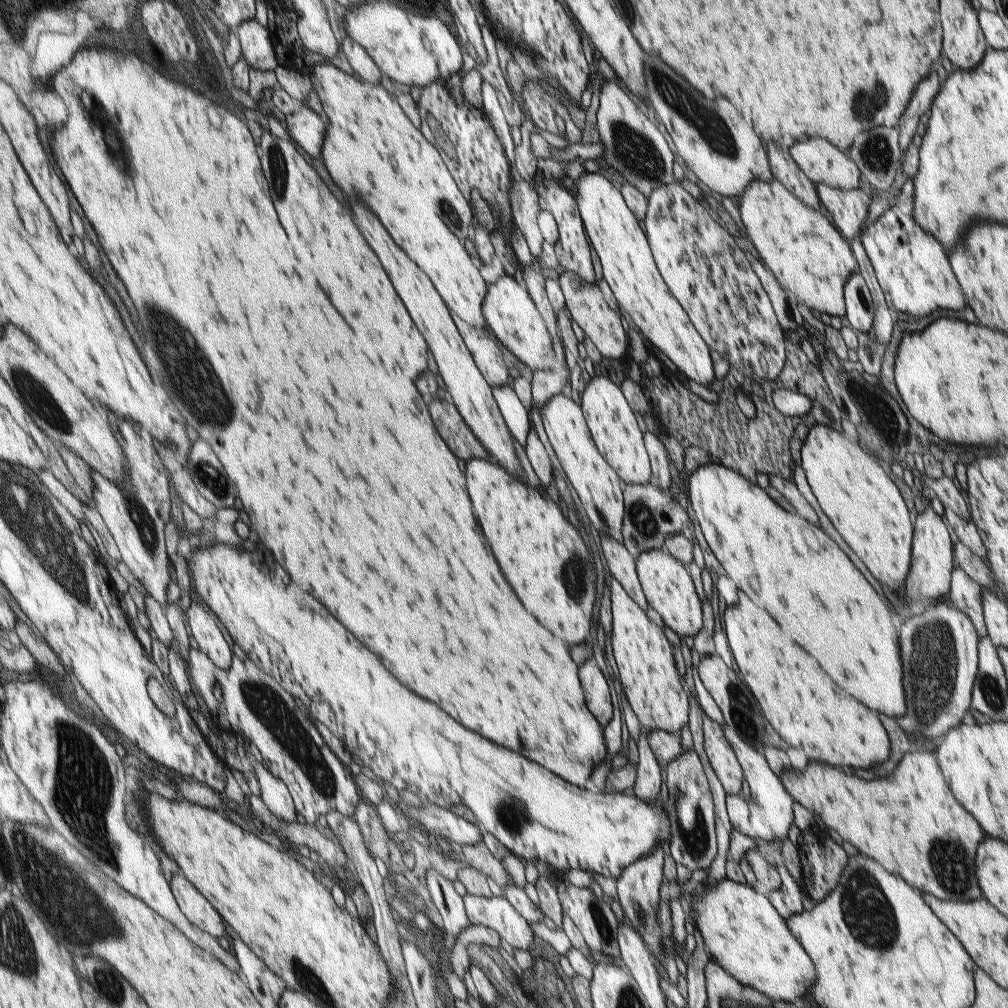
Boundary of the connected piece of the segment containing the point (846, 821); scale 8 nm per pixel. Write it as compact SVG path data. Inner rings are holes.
M928 750L906 752L902 762L892 770L892 774L882 778L880 782L864 782L858 776L848 776L844 772L846 770L839 767L809 761L806 770L800 774L792 768L784 770L782 784L785 784L786 790L790 796L794 796L794 800L798 800L812 816L818 816L827 827L836 831L843 841L848 840L860 852L866 852L866 856L874 856L874 860L886 864L890 872L906 876L906 880L910 880L914 888L922 888L922 892L930 892L946 902L970 902L983 897L976 880L974 856L978 844L984 838L984 830L980 828L976 818L954 798L934 756Z

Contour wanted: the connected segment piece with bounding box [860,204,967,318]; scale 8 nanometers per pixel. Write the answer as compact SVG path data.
M891 205L876 222L861 233L860 241L872 263L876 278L884 293L891 314L908 314L922 318L938 310L962 310L965 296L952 262L942 244L928 232L924 232L913 215L904 214L899 205Z

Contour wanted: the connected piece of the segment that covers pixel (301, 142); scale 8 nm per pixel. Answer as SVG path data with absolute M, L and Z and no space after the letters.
M301 103L296 114L288 117L288 132L291 138L304 150L308 156L322 156L322 146L328 134L327 115L322 116L310 106Z

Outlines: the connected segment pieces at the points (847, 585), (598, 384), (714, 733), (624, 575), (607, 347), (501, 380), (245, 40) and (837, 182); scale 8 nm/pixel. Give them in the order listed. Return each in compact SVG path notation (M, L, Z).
M716 460L700 466L692 476L688 479L689 499L692 504L692 512L698 518L700 530L712 549L714 556L718 562L724 566L724 570L728 572L728 576L736 582L736 586L740 590L744 590L758 606L764 606L774 620L780 624L780 628L784 632L788 632L792 636L794 642L802 644L802 648L806 648L806 652L810 652L818 664L822 664L822 668L826 668L826 672L830 672L830 676L834 676L834 680L838 680L838 686L846 692L850 692L852 696L858 696L858 700L862 700L862 704L870 704L872 710L880 710L886 716L903 717L906 714L906 694L905 686L902 686L902 658L900 658L900 640L898 640L898 632L892 624L892 614L888 610L888 606L884 604L884 600L880 598L880 594L872 588L872 584L864 578L864 574L852 564L852 560L842 552L842 548L826 536L826 532L822 532L818 526L810 524L808 520L804 520L798 514L786 512L784 508L780 508L770 495L762 489L756 482L750 482L746 477L742 476L739 472L726 468L722 464L718 464Z
M595 376L586 383L582 394L582 412L602 458L616 471L622 483L640 486L650 483L650 462L647 448L644 448L645 440L642 440L638 420L622 390L606 376Z
M708 716L704 717L703 730L704 752L725 793L734 796L740 794L742 768L738 764L739 760L736 760L737 753L734 752L733 745L726 740L721 725Z
M601 535L601 545L611 576L622 585L622 588L630 588L630 592L638 596L638 604L642 604L642 608L648 610L649 604L642 590L632 554L623 542L618 542L609 535Z
M561 271L559 276L560 288L562 289L566 308L570 311L572 319L582 328L585 336L596 345L600 354L605 358L624 358L626 352L626 332L620 322L620 316L604 302L602 292L597 284L588 284L577 274Z
M452 313L453 320L462 336L470 354L472 354L476 366L480 369L484 380L491 388L502 388L508 380L508 370L502 360L502 352L492 340L492 336L483 328L476 328L466 324L456 313Z
M254 19L250 20L250 22L244 22L237 32L239 33L239 40L243 48L242 56L252 64L252 67L274 72L280 68L278 56L276 56L276 46L272 42L272 34L269 34L268 27L262 26L258 20Z
M809 138L794 142L790 154L806 178L815 184L826 184L838 190L858 190L861 172L850 160L828 140Z

